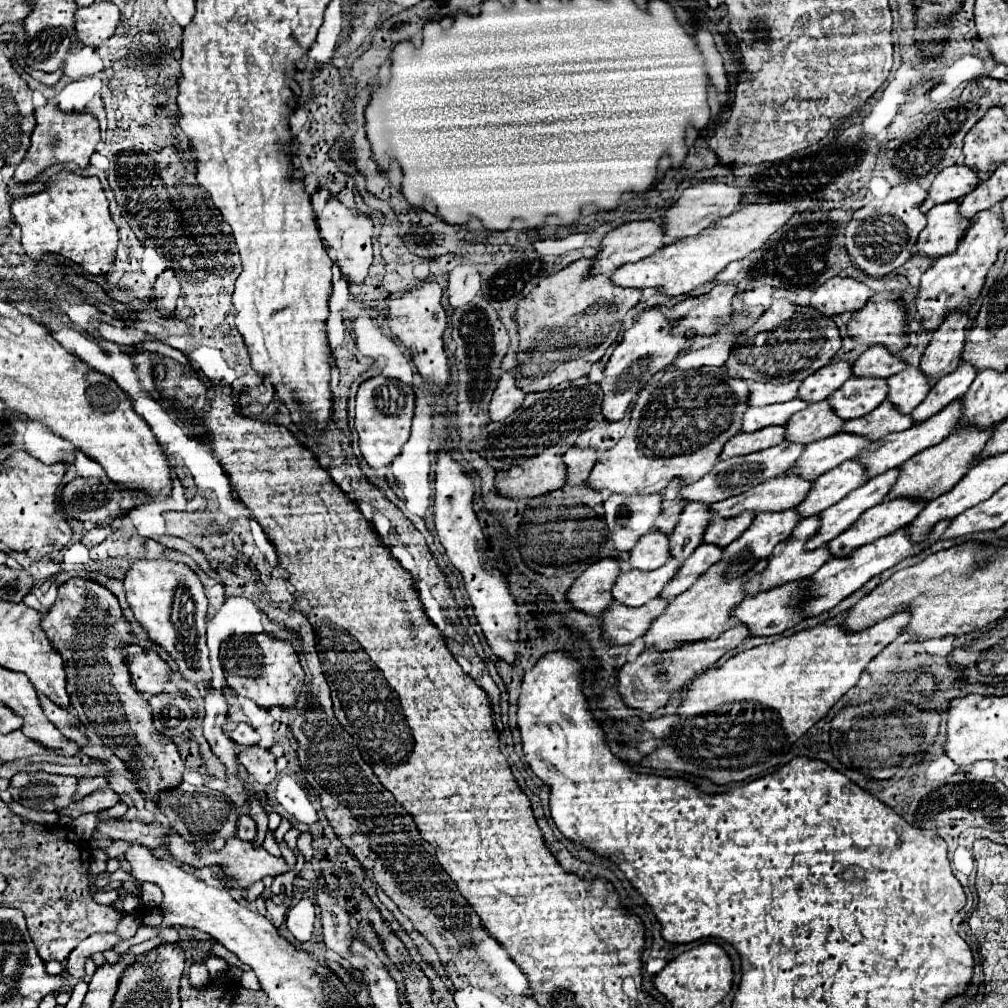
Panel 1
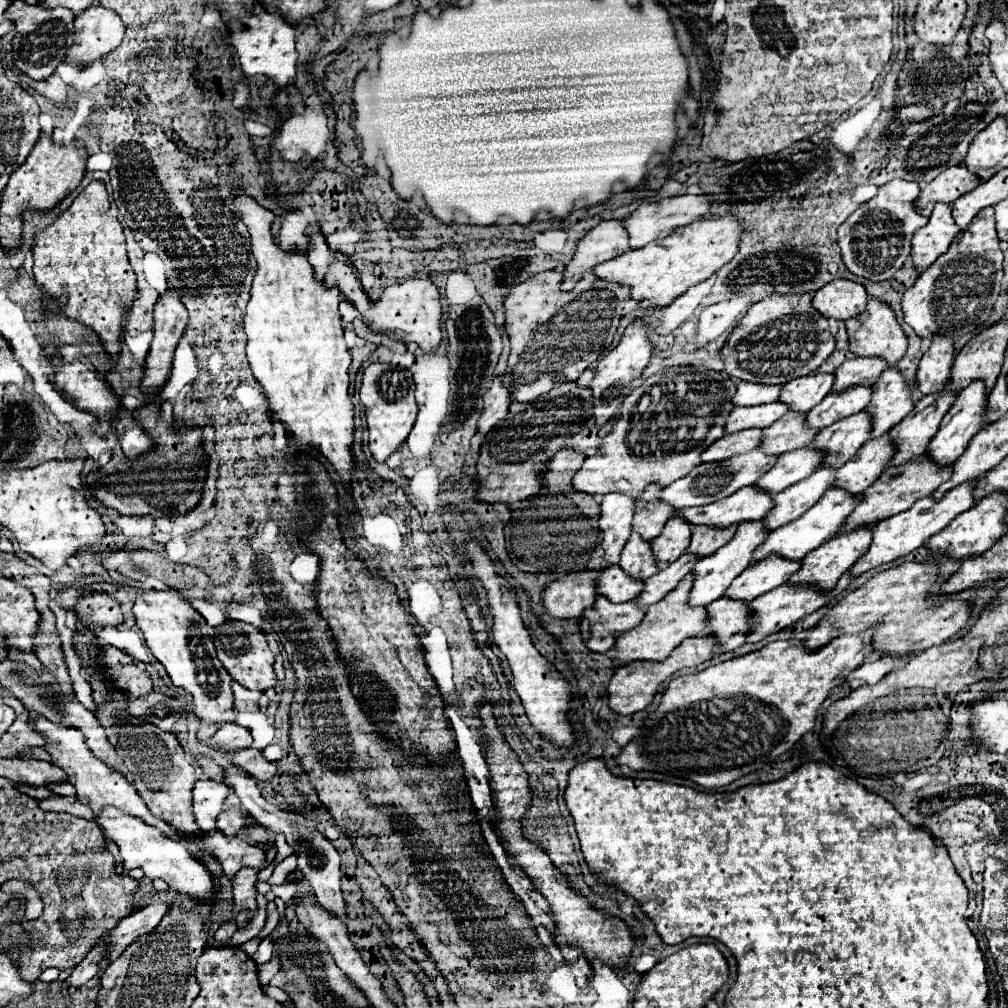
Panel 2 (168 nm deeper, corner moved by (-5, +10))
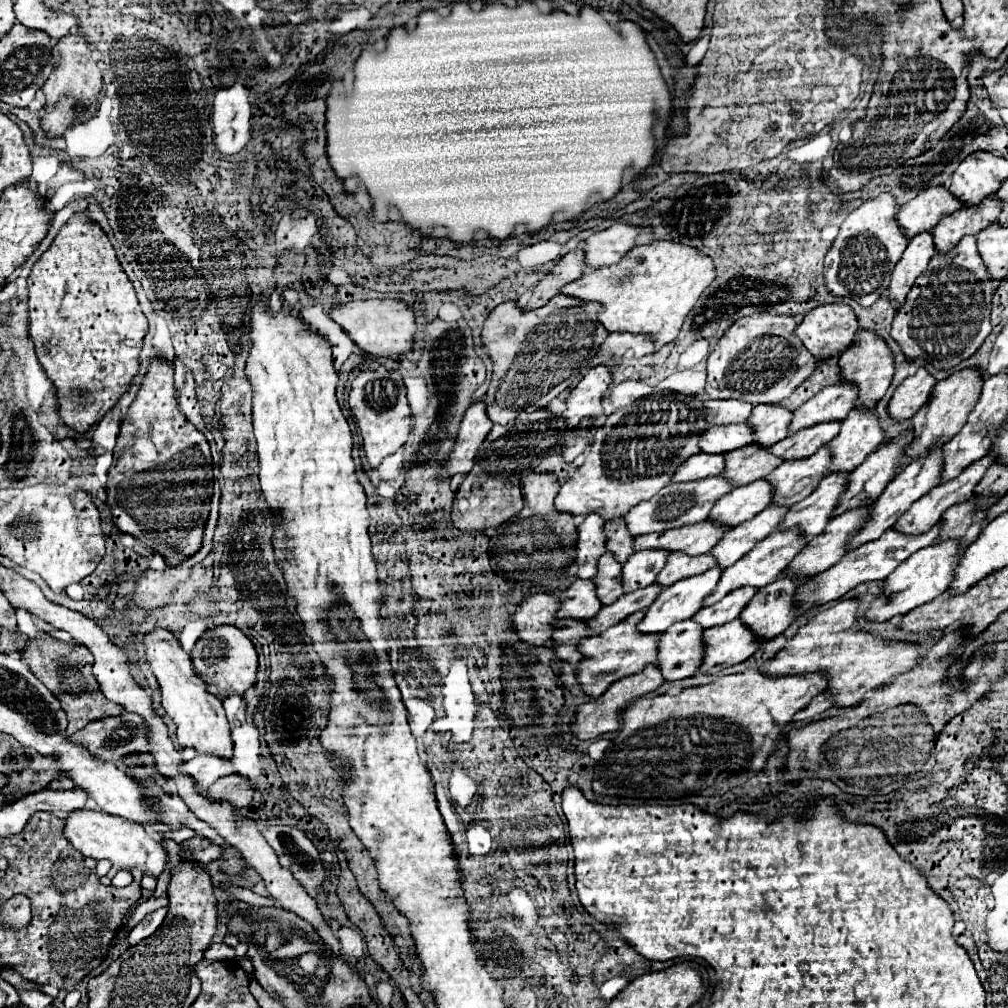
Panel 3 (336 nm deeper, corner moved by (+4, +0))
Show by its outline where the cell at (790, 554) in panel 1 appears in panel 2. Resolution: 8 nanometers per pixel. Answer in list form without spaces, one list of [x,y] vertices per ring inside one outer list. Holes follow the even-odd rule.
[[[768,557],[758,565],[748,567],[742,571],[732,585],[724,591],[724,597],[734,601],[752,601],[766,591],[772,591],[788,581],[788,577],[798,569],[798,561],[786,561],[782,557]]]

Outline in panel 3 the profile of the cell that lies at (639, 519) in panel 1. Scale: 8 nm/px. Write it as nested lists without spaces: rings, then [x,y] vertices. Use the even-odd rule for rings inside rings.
[[[587,515],[577,533],[577,577],[593,579],[597,575],[597,559],[605,553],[605,519],[601,515]]]

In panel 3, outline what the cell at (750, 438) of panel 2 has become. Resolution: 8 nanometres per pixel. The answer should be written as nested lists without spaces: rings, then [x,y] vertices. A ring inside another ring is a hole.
[[[697,453],[677,469],[673,481],[695,481],[709,475],[721,475],[723,467],[725,467],[725,455]]]

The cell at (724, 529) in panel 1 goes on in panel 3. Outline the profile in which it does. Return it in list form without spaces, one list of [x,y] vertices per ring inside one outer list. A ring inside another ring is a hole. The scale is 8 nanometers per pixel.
[[[671,551],[665,569],[657,575],[657,583],[669,587],[679,579],[699,575],[711,567],[715,567],[715,559],[711,553],[695,557],[695,555],[681,555],[681,551]]]

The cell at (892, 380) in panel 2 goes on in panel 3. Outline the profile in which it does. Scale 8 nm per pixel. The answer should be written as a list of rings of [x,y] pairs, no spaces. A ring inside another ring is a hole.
[[[853,407],[841,425],[841,433],[829,443],[833,453],[831,471],[853,471],[861,459],[875,451],[885,439],[875,411]]]

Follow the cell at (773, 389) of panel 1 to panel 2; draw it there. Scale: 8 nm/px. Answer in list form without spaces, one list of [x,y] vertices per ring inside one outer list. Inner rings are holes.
[[[740,381],[736,385],[736,393],[732,395],[732,405],[736,407],[754,407],[764,403],[774,403],[778,399],[782,387],[776,385],[750,385],[748,381]]]

